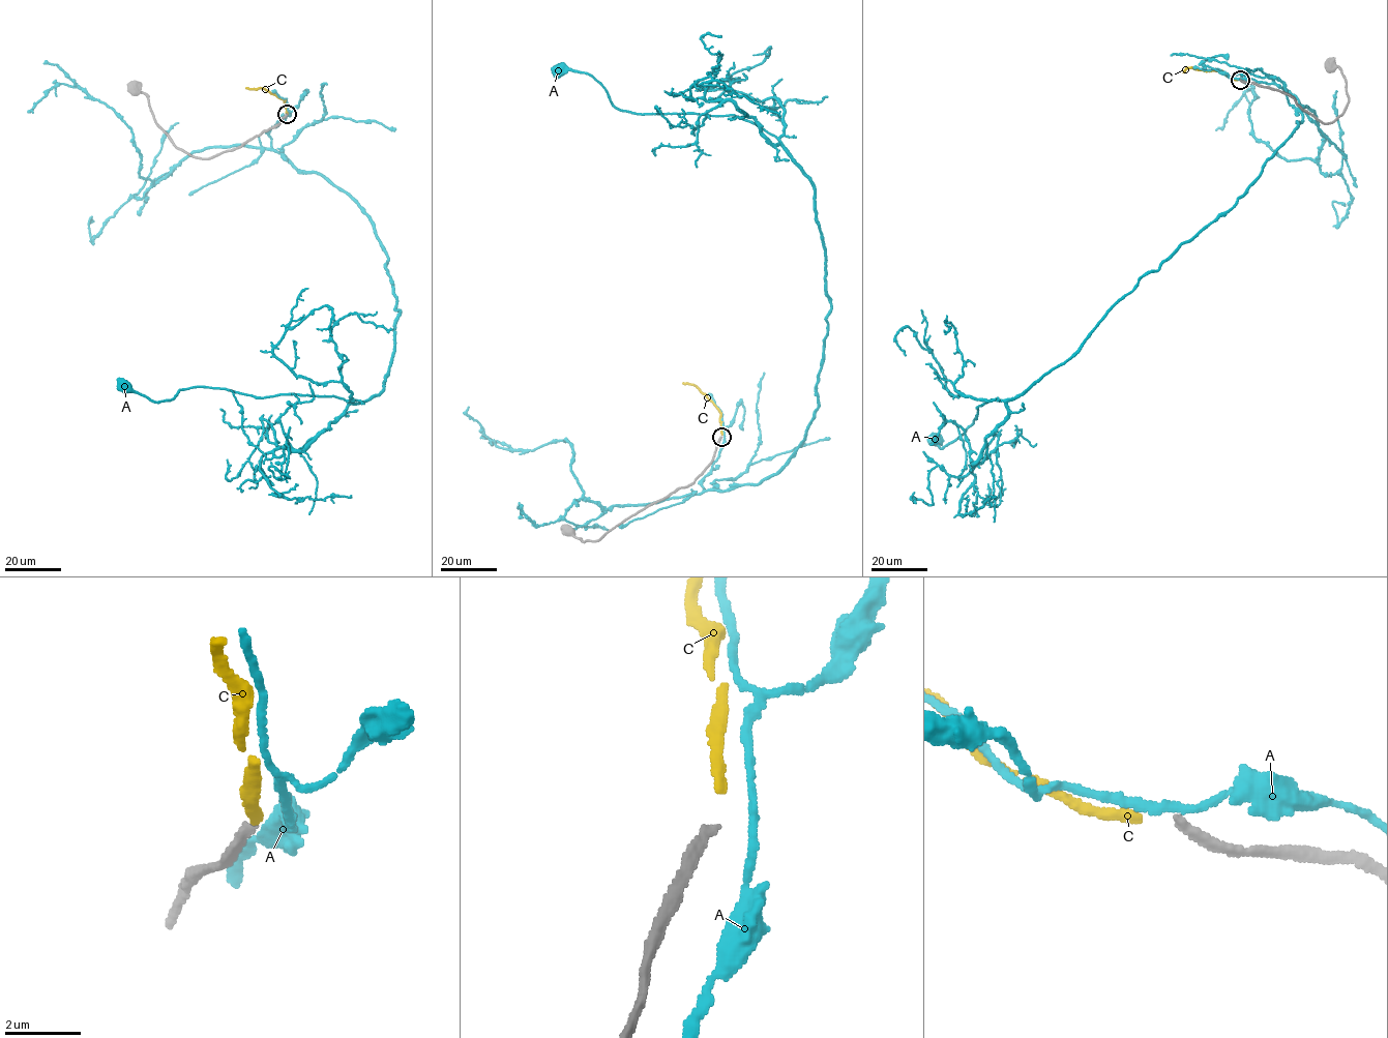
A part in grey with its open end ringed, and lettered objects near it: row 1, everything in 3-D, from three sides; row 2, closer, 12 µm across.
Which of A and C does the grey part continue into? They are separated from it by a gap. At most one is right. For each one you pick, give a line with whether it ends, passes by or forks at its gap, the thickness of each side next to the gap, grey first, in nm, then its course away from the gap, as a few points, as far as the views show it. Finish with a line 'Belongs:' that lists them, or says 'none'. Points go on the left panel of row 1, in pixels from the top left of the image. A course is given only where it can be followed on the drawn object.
Belongs: none

